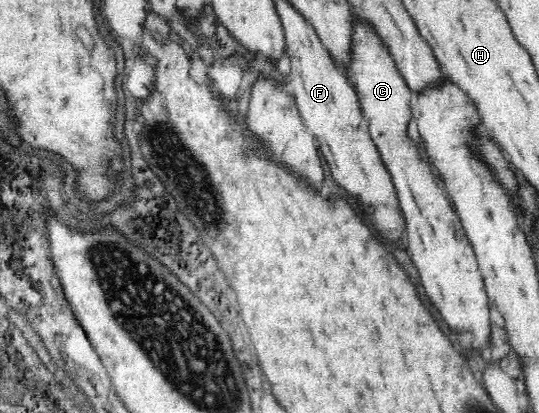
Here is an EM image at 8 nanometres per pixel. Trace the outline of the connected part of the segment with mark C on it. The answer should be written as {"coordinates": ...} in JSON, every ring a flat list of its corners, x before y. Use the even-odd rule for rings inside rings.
{"coordinates":[[358,17,354,21,353,58,350,59,349,74,345,76,355,94,358,95,358,102,363,115,370,120,368,130,378,146,388,174,392,177,400,210,403,212,406,221,406,251,415,267,419,269,421,283,429,301,441,313,441,317,445,319,445,323,451,329,455,329,457,333,463,331,463,329,471,329,475,333,473,347,483,349,485,345,489,345,489,331,491,331,489,329,491,315,489,307,491,301,489,301,486,292,482,273,478,268,474,249,466,236,459,216,453,208,453,201,448,197,443,186,439,185,439,182,435,182,435,179,437,179,435,169,430,162,421,158,419,146,417,146,415,139,411,138,410,132,413,122,412,90,408,89,407,82,403,81,403,76,399,74,399,70,395,69,395,62,392,61,391,54,387,53,387,46,383,46,383,42,376,37,375,30,371,30,371,26]]}

